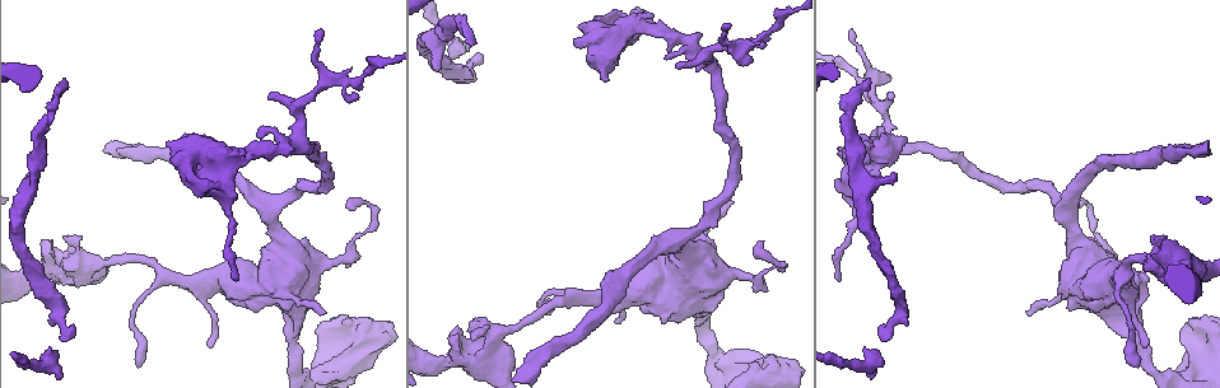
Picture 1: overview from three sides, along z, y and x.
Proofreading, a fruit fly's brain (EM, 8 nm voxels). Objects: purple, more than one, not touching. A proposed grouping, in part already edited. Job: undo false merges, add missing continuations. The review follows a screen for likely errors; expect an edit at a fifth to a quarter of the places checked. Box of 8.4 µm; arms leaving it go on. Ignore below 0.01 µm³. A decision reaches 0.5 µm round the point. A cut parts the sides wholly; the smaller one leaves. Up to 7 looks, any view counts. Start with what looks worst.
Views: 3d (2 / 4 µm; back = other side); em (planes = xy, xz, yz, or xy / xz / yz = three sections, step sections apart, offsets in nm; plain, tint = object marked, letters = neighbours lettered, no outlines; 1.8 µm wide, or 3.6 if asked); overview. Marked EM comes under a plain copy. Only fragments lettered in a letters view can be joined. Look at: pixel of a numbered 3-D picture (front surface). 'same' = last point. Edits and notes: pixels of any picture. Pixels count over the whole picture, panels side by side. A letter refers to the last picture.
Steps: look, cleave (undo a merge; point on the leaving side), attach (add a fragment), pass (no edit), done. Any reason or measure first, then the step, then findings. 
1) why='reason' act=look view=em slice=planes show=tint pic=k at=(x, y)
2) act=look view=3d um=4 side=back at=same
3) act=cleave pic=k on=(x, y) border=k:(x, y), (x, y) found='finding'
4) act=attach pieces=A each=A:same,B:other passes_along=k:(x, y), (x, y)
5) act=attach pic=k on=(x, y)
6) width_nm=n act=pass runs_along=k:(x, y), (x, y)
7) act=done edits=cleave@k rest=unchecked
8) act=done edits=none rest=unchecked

why='tapers out' act=look view=3d um=2 pic=1 at=(731, 203)

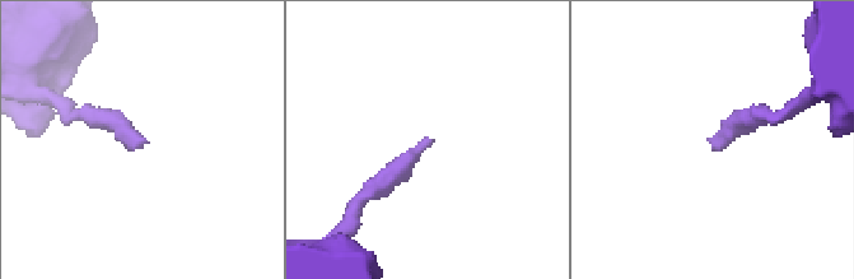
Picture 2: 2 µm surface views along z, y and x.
act=look view=em slice=planes show=letters pic=2 at=(711, 148)

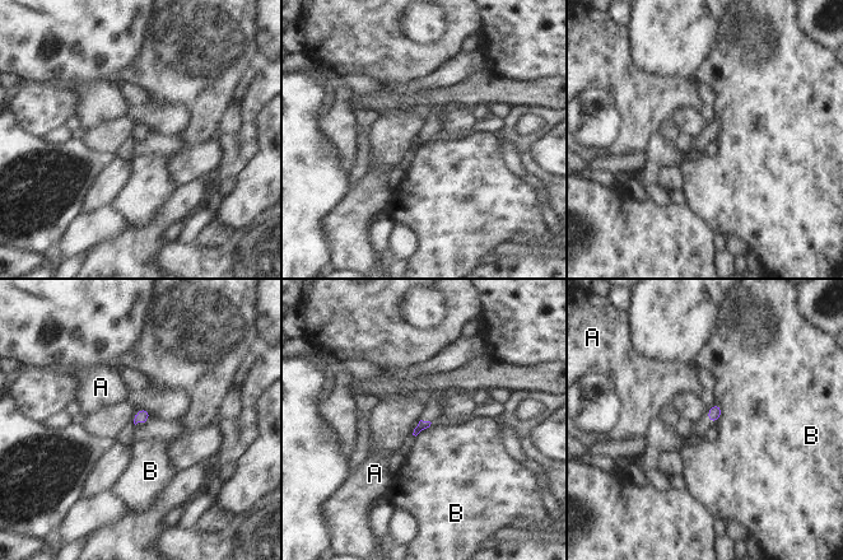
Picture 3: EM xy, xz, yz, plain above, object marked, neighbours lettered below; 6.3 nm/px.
longest_contact=B:140nm act=pass each=A:other,B:other border=3:(718, 402), (721, 418), (716, 423) found='none of them fits'

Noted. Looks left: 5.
why='calibre changes' act=look view=em um=3.6 slice=yz step=4 show=tint pic=1 at=(711, 277)

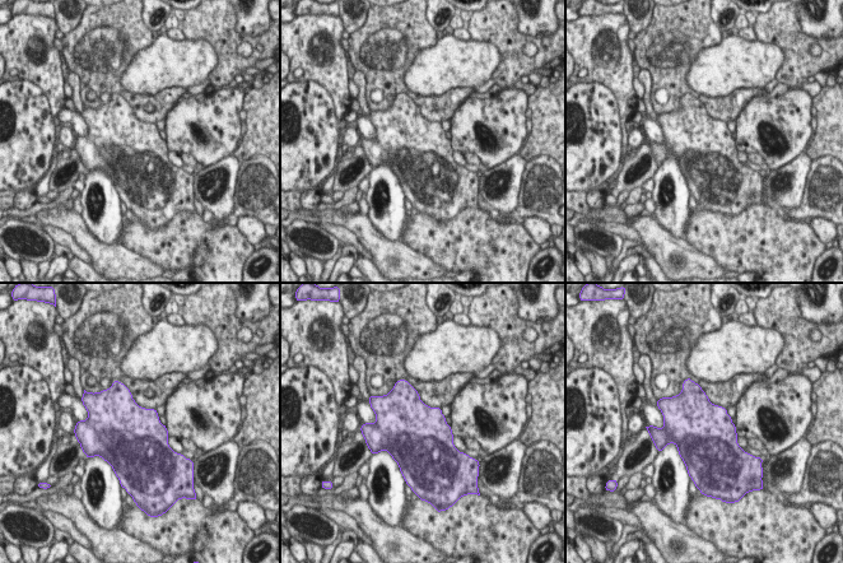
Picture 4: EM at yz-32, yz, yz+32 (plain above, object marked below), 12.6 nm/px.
act=look view=em um=3.6 slice=planes show=letters at=same

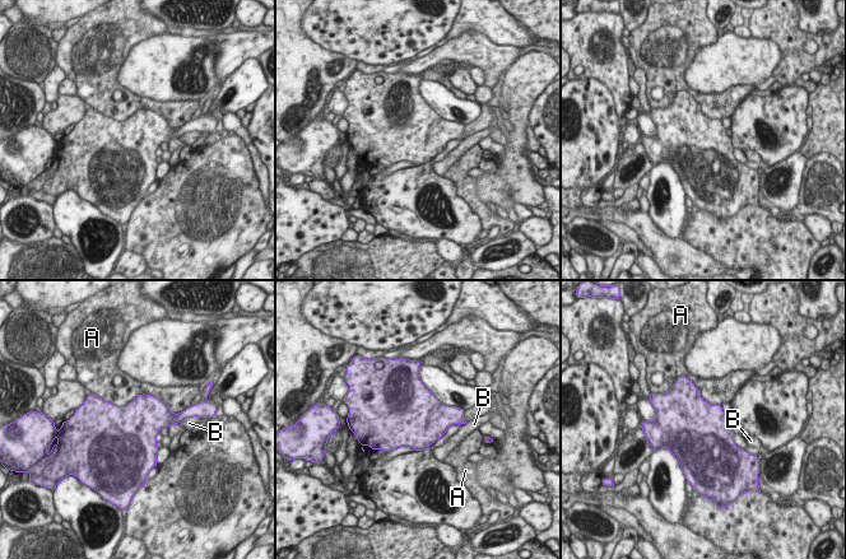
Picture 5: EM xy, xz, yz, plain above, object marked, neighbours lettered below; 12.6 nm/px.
width_nm=700 longest_contact=A:1000nm act=pass each=A:other,B:other found='one cell here'

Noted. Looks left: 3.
why='free end' act=look view=3d um=4 pic=1 at=(759, 243)

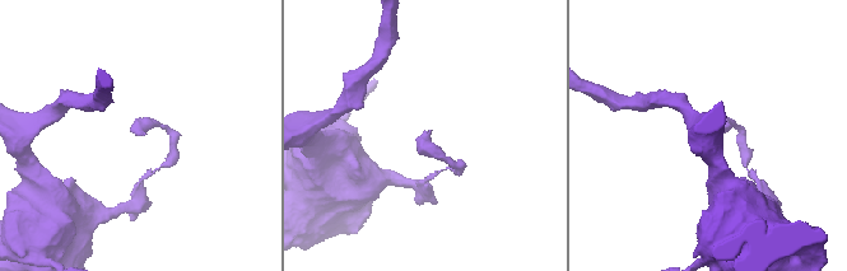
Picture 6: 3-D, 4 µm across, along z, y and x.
act=look view=em slice=planes show=letters pic=6 at=(136, 133)

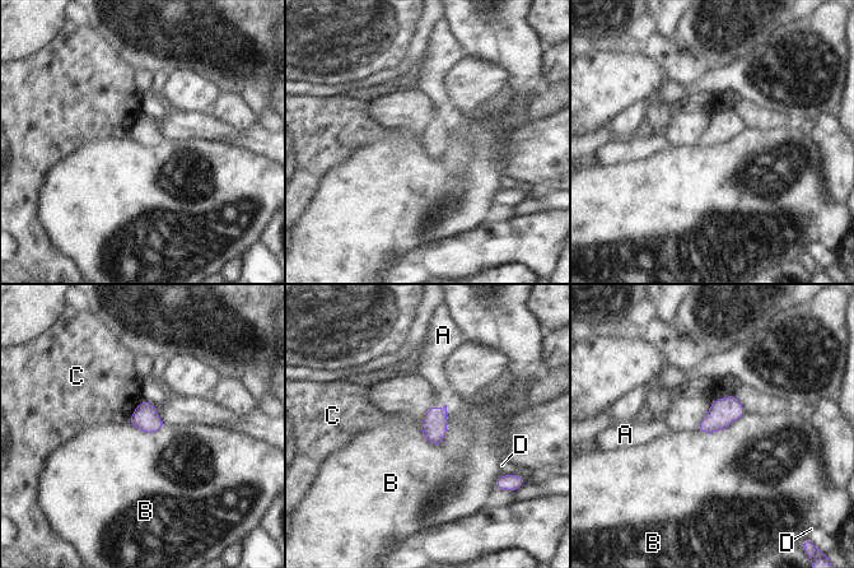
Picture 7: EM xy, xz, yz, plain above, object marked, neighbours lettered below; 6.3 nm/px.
act=attach pieces=A each=A:same,B:other,C:other,D:other passes_along=7:(434, 424), (439, 408), (432, 369) found='it goes on there'

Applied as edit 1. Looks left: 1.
act=done edits=attach@7 rest=unchecked

